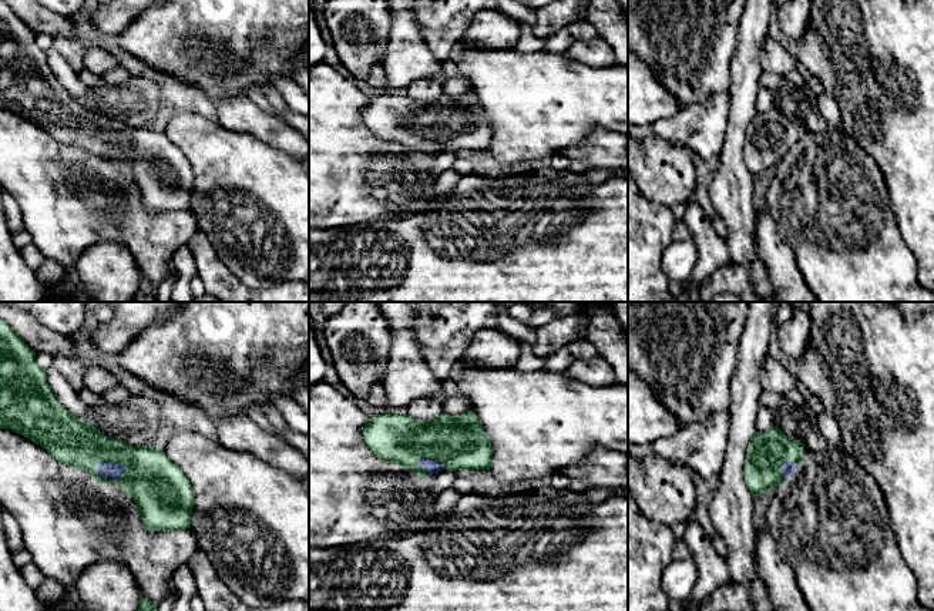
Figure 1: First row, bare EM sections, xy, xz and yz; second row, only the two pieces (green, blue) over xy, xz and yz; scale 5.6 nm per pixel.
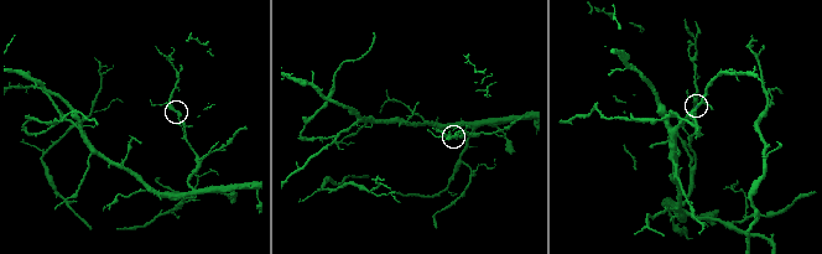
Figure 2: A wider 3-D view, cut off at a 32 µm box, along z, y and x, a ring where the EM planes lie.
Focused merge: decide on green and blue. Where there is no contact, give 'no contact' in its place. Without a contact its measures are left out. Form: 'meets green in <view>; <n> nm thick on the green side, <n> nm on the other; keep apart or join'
meets green in xy; 300 nm thick on the green side, 100 nm on the other; join

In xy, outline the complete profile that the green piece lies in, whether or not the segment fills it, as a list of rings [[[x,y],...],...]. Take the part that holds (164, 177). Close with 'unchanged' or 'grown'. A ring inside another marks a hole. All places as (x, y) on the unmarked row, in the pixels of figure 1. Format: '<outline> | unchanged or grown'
[[[0,0],[0,110],[40,125],[58,144],[90,154],[98,164],[114,164],[135,182],[148,212],[191,209],[195,175],[184,152],[149,127],[131,127],[97,111],[90,101],[71,95],[51,71],[36,33]]] | grown

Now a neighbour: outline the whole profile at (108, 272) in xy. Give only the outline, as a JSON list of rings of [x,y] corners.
[[[100,241],[75,262],[83,293],[95,302],[134,302],[142,279],[131,251],[118,241]]]

